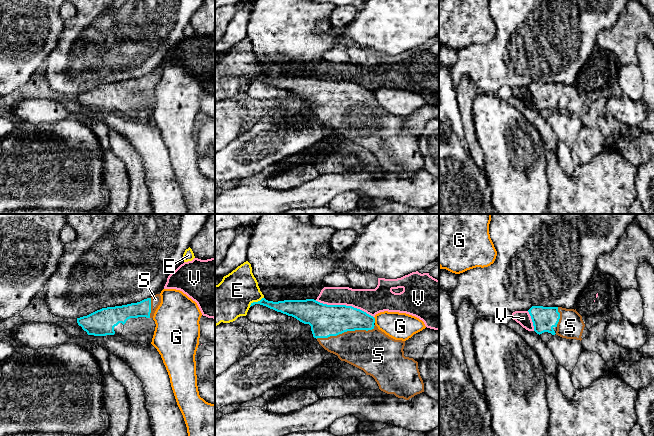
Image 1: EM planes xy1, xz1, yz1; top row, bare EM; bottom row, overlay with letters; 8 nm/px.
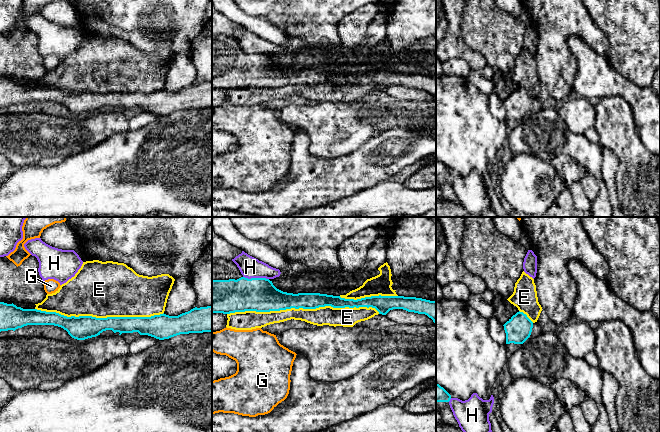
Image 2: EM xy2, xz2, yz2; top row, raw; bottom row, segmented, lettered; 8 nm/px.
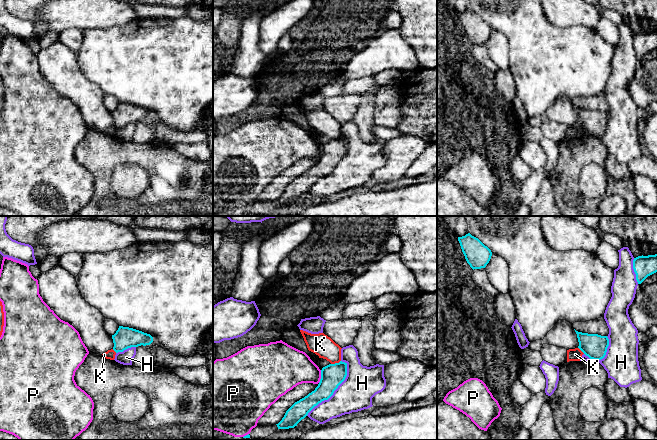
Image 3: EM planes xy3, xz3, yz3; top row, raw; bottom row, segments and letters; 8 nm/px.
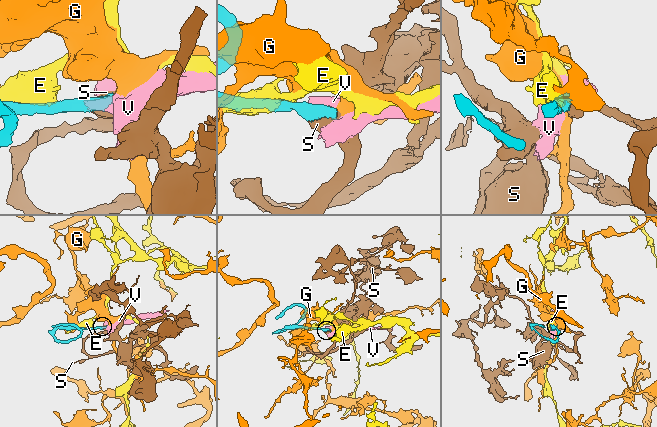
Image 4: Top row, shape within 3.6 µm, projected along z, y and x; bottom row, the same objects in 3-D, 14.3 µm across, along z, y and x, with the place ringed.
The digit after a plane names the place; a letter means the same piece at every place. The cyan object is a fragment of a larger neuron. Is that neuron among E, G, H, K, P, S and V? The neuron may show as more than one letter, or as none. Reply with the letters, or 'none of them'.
S

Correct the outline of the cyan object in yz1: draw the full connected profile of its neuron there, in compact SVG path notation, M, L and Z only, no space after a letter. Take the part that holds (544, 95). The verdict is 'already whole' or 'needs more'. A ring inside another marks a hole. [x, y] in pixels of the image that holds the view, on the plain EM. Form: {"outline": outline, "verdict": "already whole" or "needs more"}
{"outline": "M532 82L528 88L537 110L548 108L566 115L582 116L585 100L576 85Z", "verdict": "needs more"}

